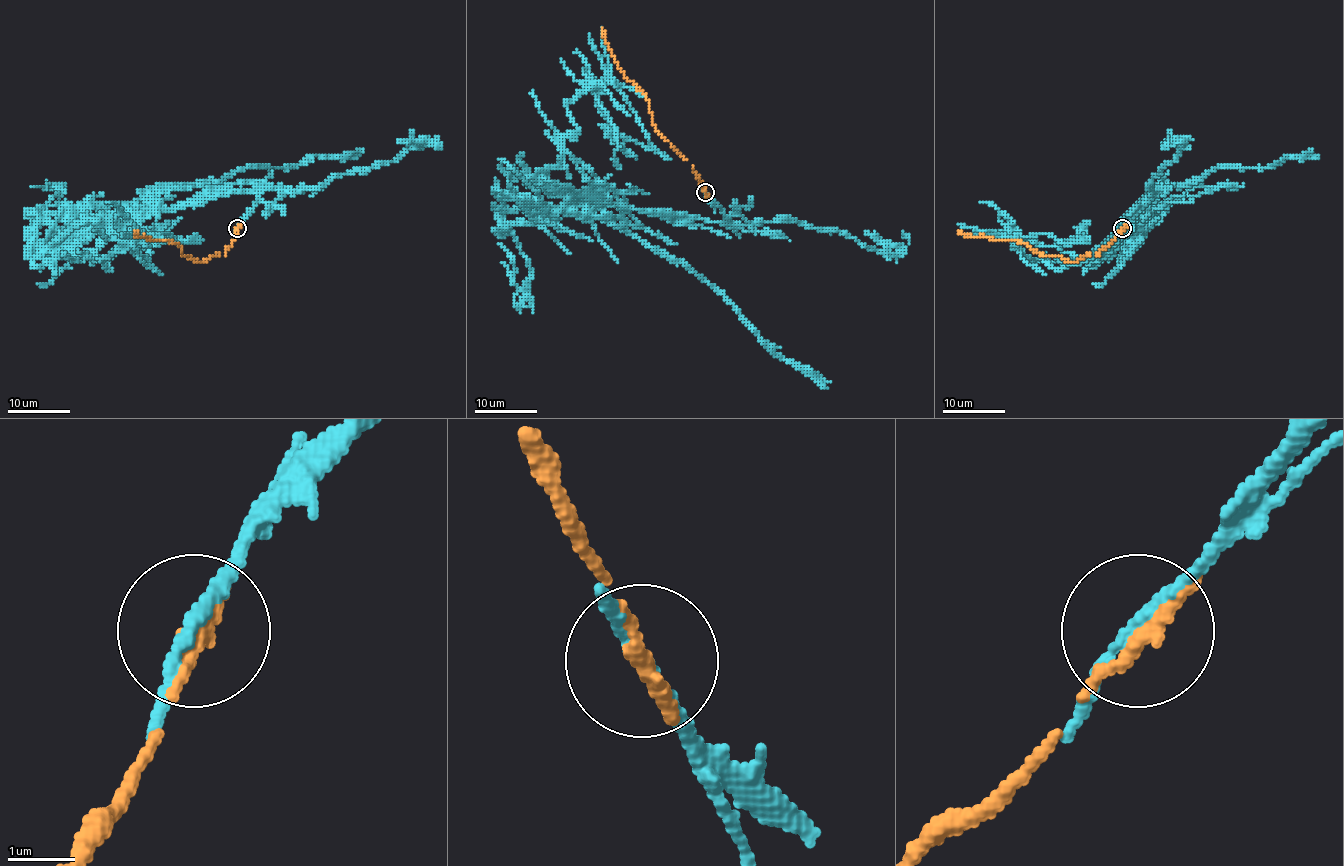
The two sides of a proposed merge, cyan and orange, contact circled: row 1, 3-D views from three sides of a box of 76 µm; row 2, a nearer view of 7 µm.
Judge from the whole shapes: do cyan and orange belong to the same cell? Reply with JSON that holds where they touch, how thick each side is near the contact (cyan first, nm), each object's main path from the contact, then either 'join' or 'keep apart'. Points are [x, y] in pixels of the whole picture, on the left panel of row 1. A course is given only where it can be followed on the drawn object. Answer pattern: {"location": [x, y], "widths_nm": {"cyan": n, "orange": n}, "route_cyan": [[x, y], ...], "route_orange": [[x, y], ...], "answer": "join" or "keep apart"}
{"location": [237, 228], "widths_nm": {"cyan": 170, "orange": 320}, "route_cyan": [[237, 228], [259, 190], [165, 208], [96, 261], [107, 269], [126, 244], [188, 241], [135, 247], [108, 201]], "route_orange": [[237, 228], [224, 253], [215, 253], [201, 263], [185, 256], [173, 242], [138, 236], [135, 231]], "answer": "keep apart"}

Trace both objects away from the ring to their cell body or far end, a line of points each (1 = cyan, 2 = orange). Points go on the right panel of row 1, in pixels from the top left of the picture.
1: (1122, 228), (1153, 190), (1103, 247), (1053, 269), (1014, 238), (1081, 239), (1064, 247), (1028, 241), (981, 201)
2: (1122, 228), (1097, 253), (1087, 253), (1072, 263), (1061, 256), (1036, 253), (1021, 242), (959, 231)

